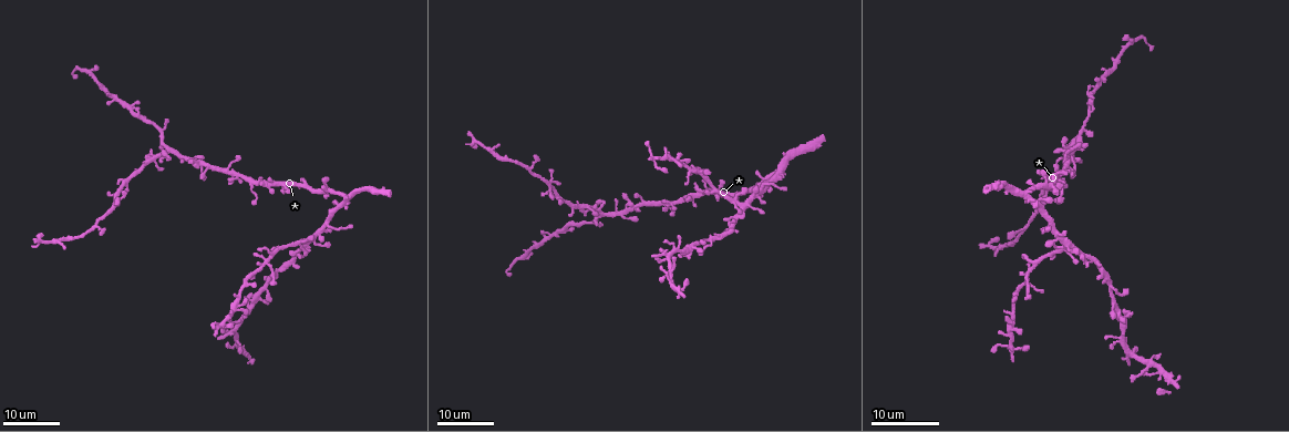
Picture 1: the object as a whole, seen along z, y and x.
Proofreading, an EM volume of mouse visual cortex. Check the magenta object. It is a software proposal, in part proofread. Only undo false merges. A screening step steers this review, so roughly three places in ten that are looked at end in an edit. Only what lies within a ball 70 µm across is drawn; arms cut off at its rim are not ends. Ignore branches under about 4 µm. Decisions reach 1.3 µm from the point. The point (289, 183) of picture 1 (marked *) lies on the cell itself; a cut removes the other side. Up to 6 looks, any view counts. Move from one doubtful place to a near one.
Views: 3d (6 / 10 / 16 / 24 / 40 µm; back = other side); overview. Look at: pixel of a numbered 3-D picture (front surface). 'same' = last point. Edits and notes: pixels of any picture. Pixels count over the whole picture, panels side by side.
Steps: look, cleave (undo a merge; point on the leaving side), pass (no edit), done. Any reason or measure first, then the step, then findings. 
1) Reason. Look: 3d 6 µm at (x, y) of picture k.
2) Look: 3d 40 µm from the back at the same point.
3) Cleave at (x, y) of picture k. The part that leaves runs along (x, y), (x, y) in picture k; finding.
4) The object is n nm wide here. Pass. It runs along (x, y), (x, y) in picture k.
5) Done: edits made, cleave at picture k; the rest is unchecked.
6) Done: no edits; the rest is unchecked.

Arms part here. Look: 3d 24 µm at (324, 223) of picture 1.

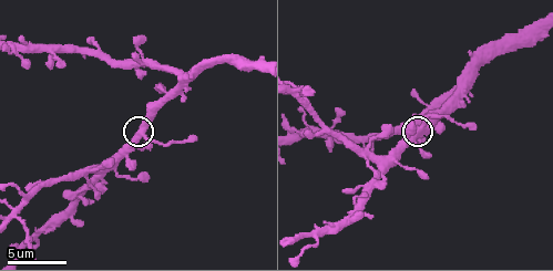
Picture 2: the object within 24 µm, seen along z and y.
Look: 3d 6 µm at (138, 133) of picture 2.

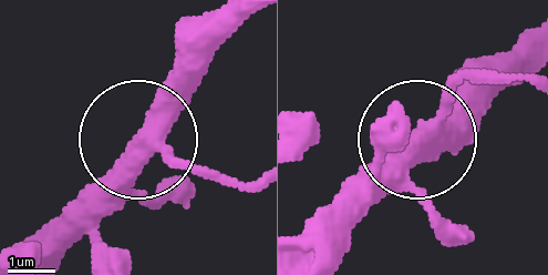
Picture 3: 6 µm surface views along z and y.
Pass. One cell here.

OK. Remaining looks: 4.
Four arms meet. Look: 3d 10 µm at (294, 89) of picture 2.

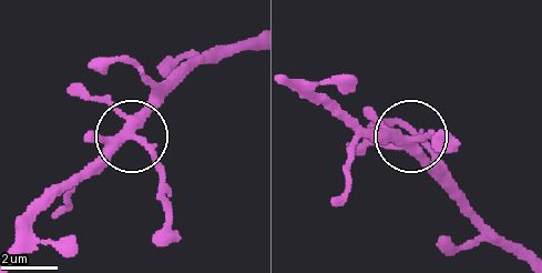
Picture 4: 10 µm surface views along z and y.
Pass. It runs along (251, 37), (208, 53), (136, 125), (170, 209) in picture 4; all the same cell.

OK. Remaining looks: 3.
Thick turns thin. Look: 3d 16 µm at (1087, 115) of picture 1.

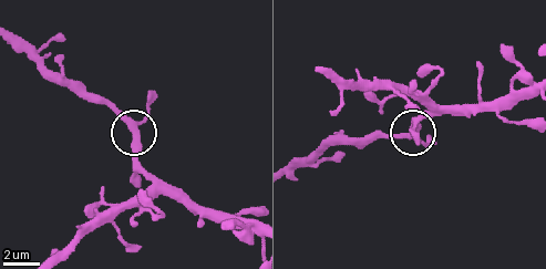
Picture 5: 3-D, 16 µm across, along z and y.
Look: 3d 6 µm at (135, 131) of picture 5.

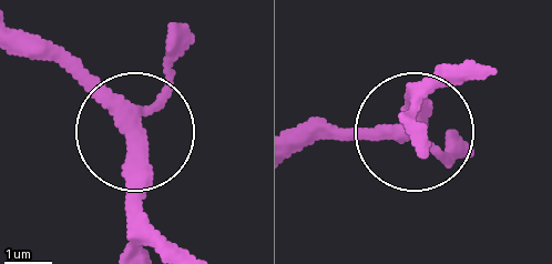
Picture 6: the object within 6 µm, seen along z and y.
The object is 300 nm wide here. Pass. Continuous, no second cell.

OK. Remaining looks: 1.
Done: no edits; the rest is unchecked.

